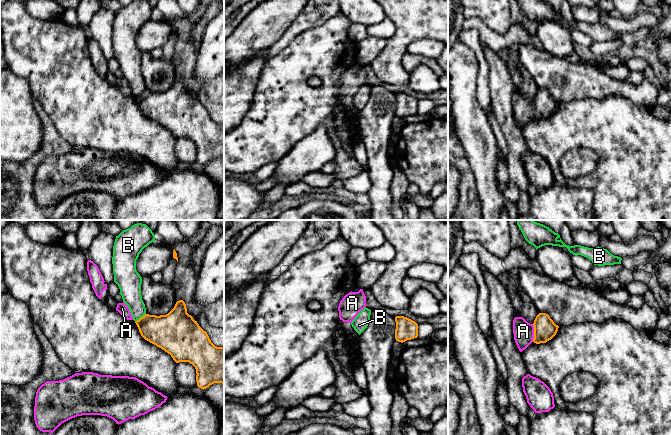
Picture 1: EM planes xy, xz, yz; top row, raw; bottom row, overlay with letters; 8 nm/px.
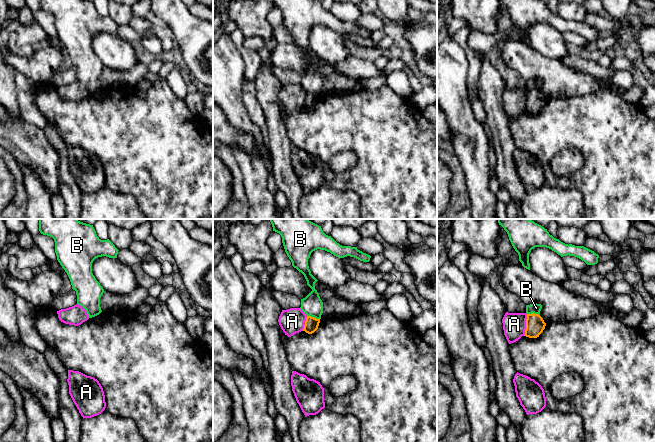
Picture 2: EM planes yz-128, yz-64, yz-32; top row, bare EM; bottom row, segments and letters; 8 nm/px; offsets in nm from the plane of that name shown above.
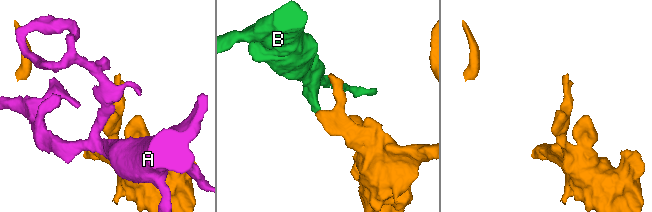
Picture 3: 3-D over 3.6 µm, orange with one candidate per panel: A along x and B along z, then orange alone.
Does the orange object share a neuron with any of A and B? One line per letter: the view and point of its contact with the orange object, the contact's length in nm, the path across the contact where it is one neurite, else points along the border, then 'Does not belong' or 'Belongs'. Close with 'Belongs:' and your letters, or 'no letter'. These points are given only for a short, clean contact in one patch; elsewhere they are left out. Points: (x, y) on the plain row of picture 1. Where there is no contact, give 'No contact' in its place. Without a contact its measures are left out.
A: Touches orange at yz (534, 109). Shared border 140 nm. Does not belong
B: Touches orange at xy (141, 93). Shared border 110 nm. Boundary: xy (145, 89), (135, 97). Does not belong
Belongs: no letter

